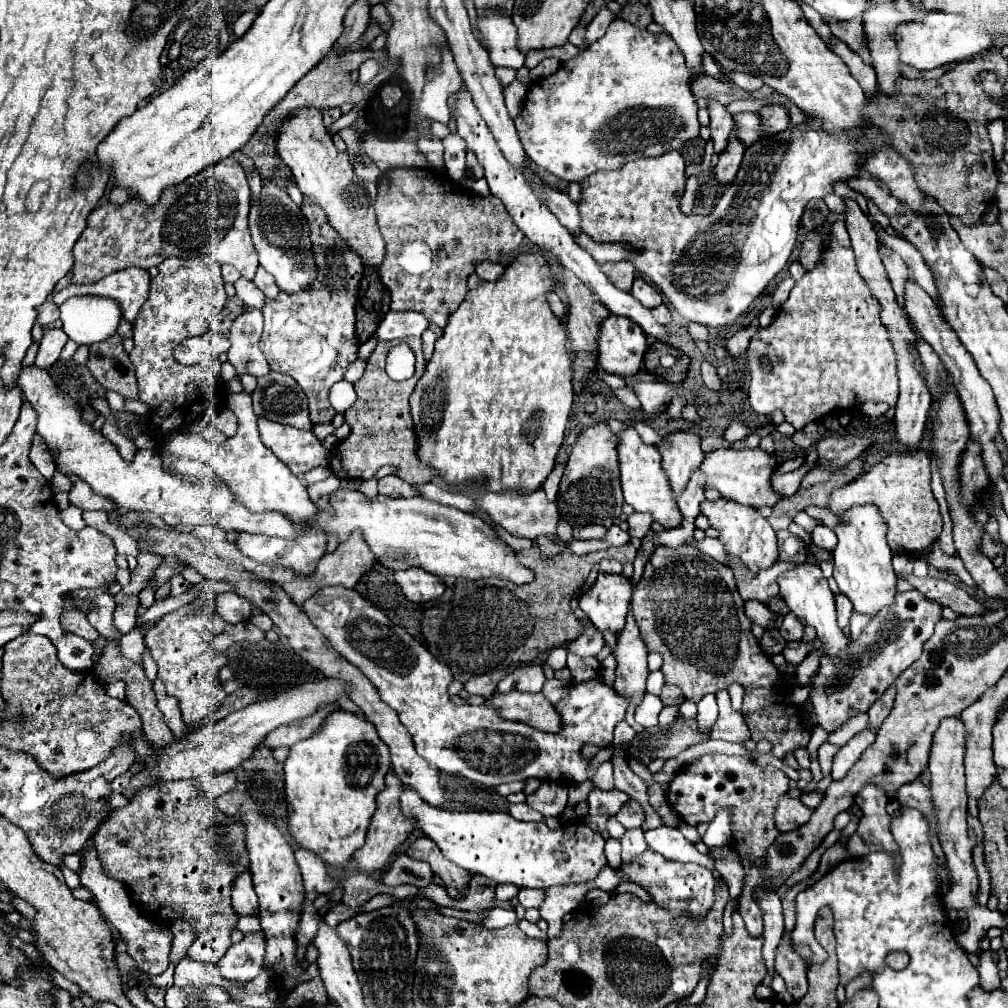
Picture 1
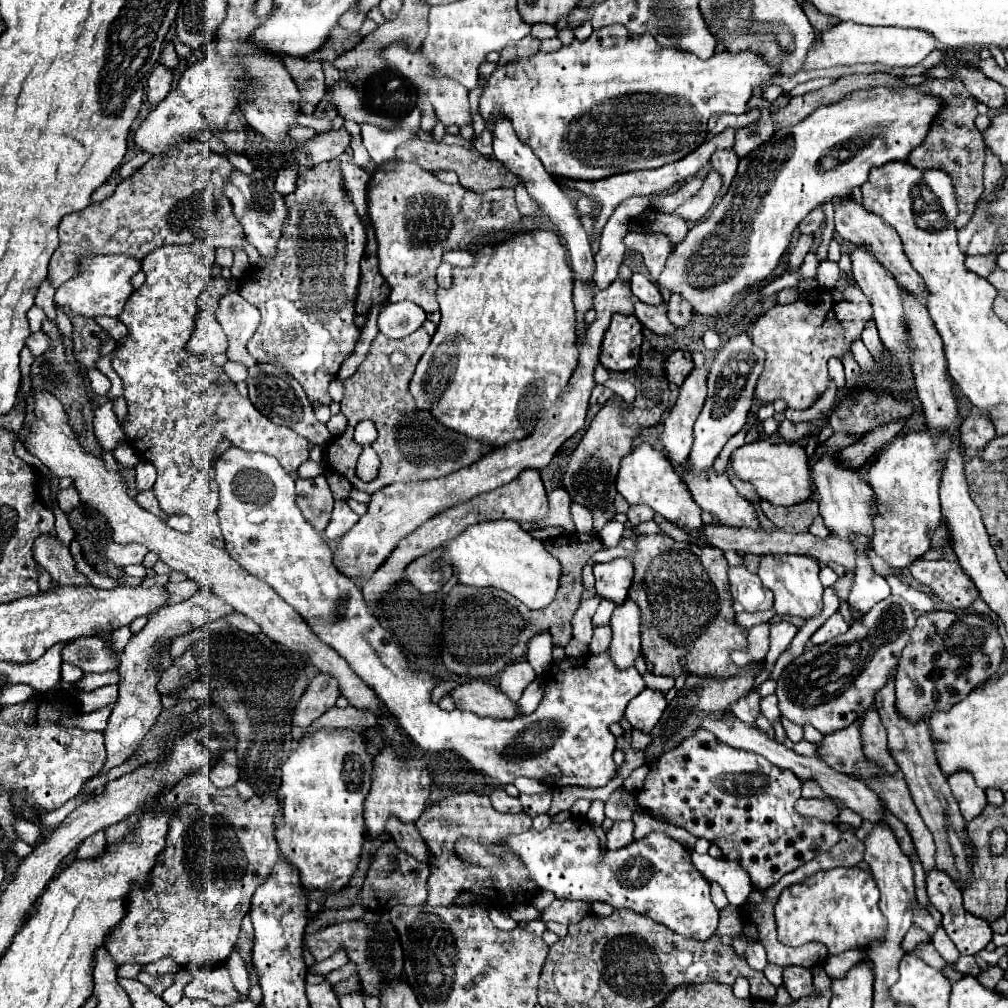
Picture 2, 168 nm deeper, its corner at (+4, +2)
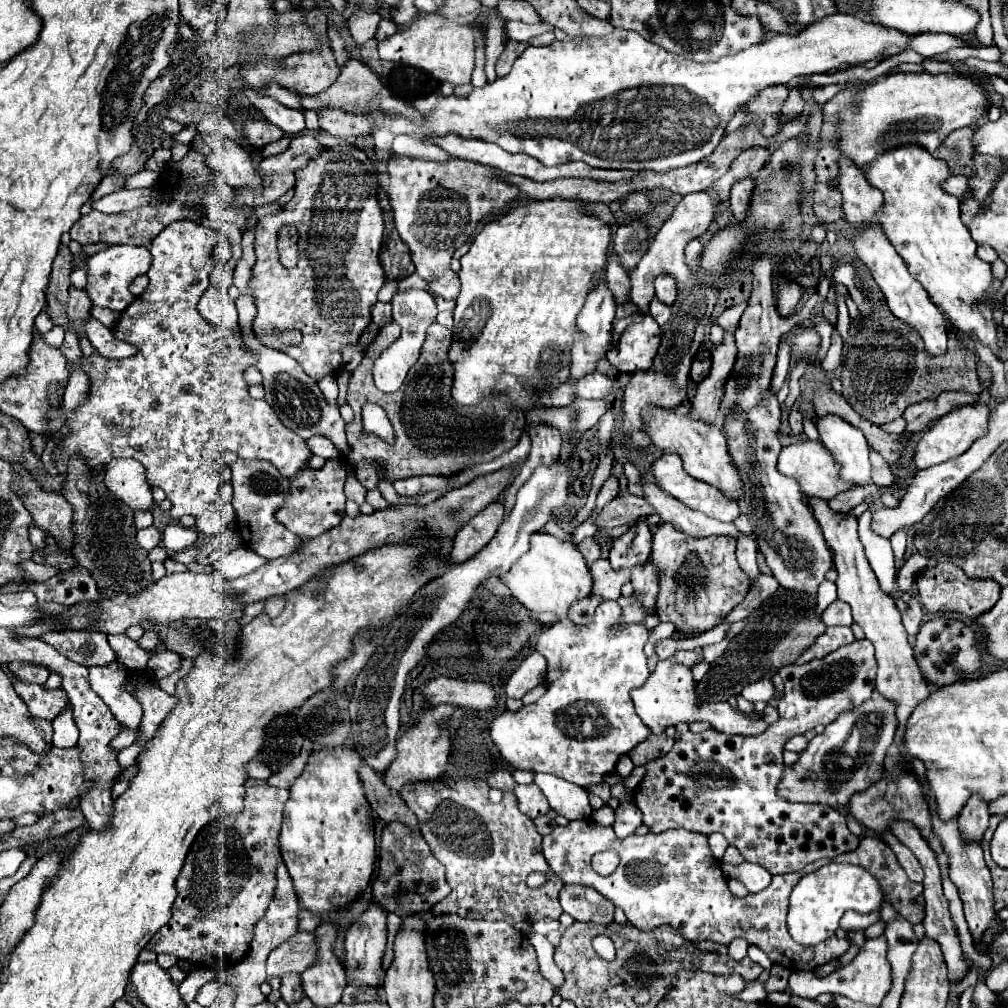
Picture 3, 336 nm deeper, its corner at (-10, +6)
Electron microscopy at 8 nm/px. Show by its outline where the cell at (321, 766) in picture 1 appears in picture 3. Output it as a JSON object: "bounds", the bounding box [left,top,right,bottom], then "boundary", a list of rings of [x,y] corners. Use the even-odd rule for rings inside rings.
{"bounds":[280,748,374,914],"boundary":[[[334,748],[336,754],[320,750],[310,756],[304,772],[290,788],[290,798],[284,806],[284,824],[280,834],[280,852],[286,856],[286,868],[292,878],[298,904],[302,910],[326,914],[330,910],[352,904],[368,886],[374,862],[374,826],[370,826],[368,800],[356,778],[360,756]]]}

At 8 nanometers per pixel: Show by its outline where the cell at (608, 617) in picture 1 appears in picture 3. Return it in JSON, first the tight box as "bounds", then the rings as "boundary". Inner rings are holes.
{"bounds":[610,516,652,568],"boundary":[[[644,516],[636,520],[634,526],[626,534],[612,540],[610,564],[612,568],[624,568],[624,566],[632,568],[632,566],[644,564],[650,558],[650,548],[652,548],[650,528]]]}

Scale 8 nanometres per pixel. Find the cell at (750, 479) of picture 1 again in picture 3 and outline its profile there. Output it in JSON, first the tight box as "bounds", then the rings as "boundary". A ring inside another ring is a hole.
{"bounds":[778,440,850,500],"boundary":[[[804,440],[800,444],[792,444],[782,448],[780,458],[778,458],[778,470],[784,476],[794,478],[804,496],[818,496],[824,500],[832,500],[834,496],[838,496],[840,492],[850,490],[850,484],[840,480],[840,464],[834,460],[834,456],[822,446],[822,442],[812,442],[812,440]]]}

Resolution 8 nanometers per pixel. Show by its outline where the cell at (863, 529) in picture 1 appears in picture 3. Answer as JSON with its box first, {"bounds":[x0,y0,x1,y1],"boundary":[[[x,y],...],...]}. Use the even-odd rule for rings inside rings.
{"bounds":[816,414,872,486],"boundary":[[[836,414],[818,416],[816,428],[820,432],[820,442],[842,464],[840,478],[852,482],[854,486],[870,484],[872,466],[870,466],[868,442],[866,442],[864,434]]]}

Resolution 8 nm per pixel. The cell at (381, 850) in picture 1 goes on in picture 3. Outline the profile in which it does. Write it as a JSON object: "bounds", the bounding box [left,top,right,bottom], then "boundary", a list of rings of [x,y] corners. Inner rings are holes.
{"bounds":[384,706,454,792],"boundary":[[[436,706],[436,708],[428,708],[422,718],[418,720],[416,726],[412,726],[408,732],[404,732],[398,742],[398,756],[396,760],[390,764],[390,768],[384,774],[384,784],[394,790],[400,792],[404,784],[408,782],[416,782],[416,780],[436,780],[438,776],[444,774],[446,770],[446,762],[450,756],[450,732],[448,732],[448,718],[454,712],[454,706]]]}

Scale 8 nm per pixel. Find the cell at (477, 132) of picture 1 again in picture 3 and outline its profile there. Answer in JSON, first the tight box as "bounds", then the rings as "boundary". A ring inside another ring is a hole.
{"bounds":[378,12,474,84],"boundary":[[[418,12],[414,20],[402,26],[404,30],[396,30],[392,36],[378,42],[378,54],[382,60],[422,68],[442,82],[452,82],[452,84],[470,82],[470,74],[474,70],[474,38],[470,26],[456,24],[448,18],[440,18],[436,14],[426,14],[426,12]],[[430,42],[444,42],[444,44],[430,44]]]}

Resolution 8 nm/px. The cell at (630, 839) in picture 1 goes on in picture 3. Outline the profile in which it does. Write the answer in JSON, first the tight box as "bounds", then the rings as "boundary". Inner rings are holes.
{"bounds":[612,802,642,838],"boundary":[[[620,802],[620,806],[614,812],[616,812],[616,820],[614,820],[612,828],[618,838],[626,838],[626,836],[634,834],[634,830],[642,824],[640,810],[632,802]]]}

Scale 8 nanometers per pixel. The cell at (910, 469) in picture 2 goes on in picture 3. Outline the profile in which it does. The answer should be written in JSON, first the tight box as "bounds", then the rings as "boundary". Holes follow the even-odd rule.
{"bounds":[914,404,990,470],"boundary":[[[966,404],[966,406],[956,406],[952,412],[936,420],[924,432],[924,436],[916,446],[916,454],[914,454],[916,466],[922,470],[964,454],[978,438],[982,438],[988,432],[988,414],[990,414],[990,408],[986,404]]]}

